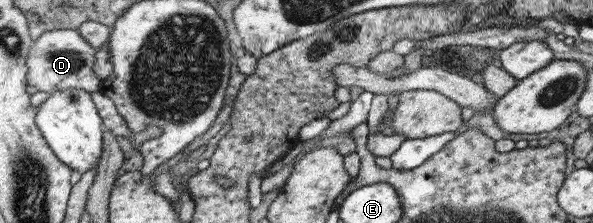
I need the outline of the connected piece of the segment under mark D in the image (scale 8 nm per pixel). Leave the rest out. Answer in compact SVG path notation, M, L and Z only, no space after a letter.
M56 29L46 31L37 36L37 39L32 40L31 47L26 55L25 65L26 84L33 85L37 91L54 92L64 89L82 89L83 91L93 93L98 91L99 79L93 71L96 50L82 39L76 29Z

